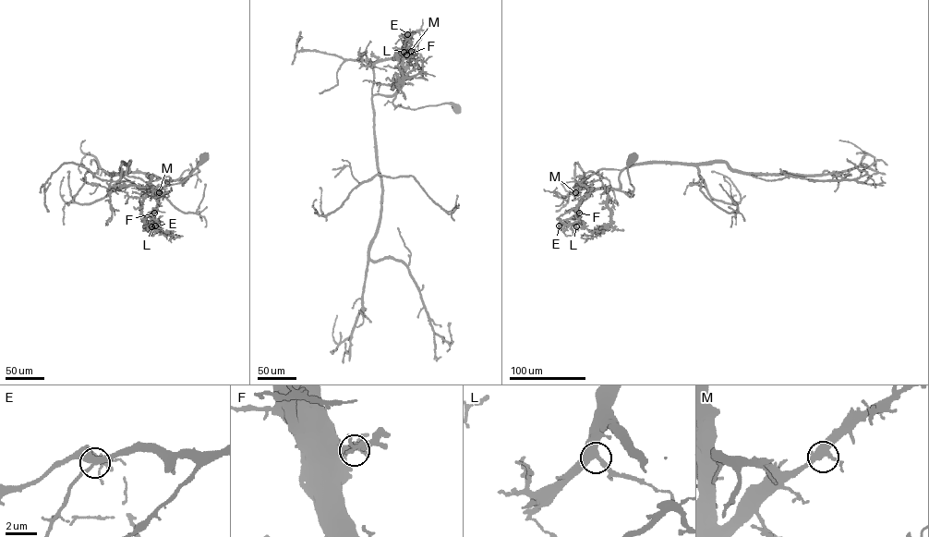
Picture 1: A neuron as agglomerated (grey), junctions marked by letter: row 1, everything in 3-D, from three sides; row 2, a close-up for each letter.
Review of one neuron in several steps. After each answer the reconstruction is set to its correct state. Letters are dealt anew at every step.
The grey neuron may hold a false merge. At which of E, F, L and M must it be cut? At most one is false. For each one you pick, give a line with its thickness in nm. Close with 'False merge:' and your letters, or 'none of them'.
E: Thickness 320 nm
False merge: E

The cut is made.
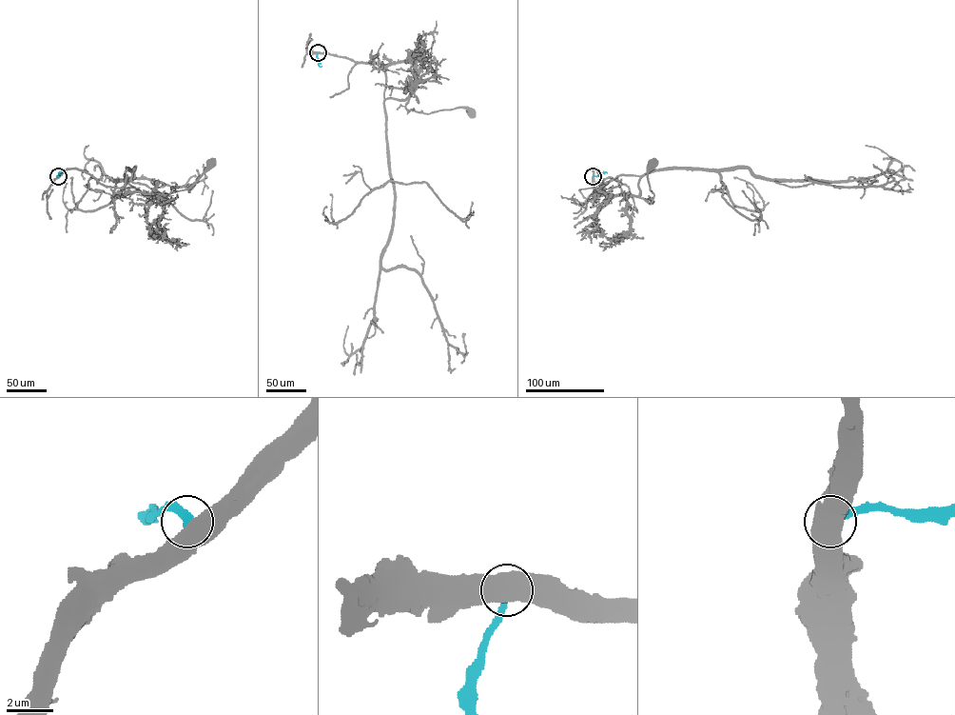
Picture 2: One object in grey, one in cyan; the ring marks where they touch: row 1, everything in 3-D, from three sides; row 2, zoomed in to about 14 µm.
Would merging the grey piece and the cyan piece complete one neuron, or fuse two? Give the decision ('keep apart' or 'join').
keep apart

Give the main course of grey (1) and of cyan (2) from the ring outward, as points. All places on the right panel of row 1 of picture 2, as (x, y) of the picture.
1: (593, 176), (595, 168), (603, 188), (620, 175), (639, 176), (638, 196), (650, 204), (653, 163)
2: (593, 176), (606, 172)

